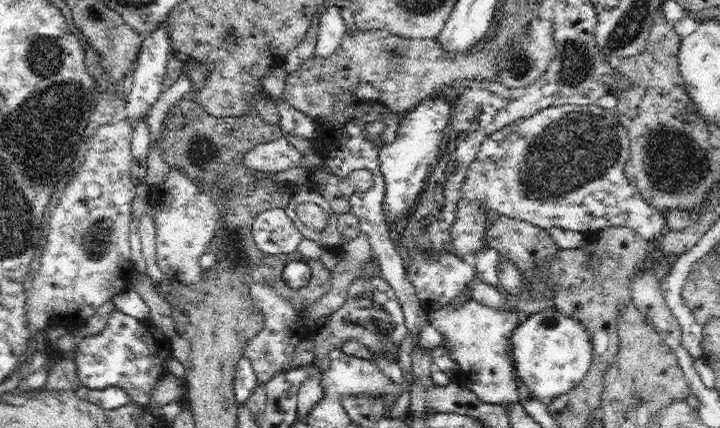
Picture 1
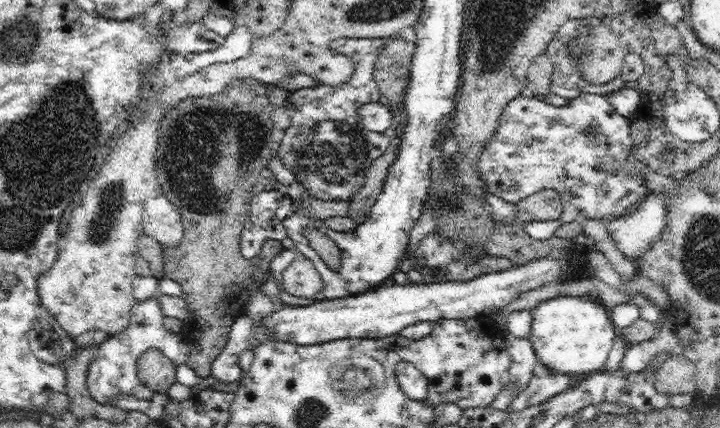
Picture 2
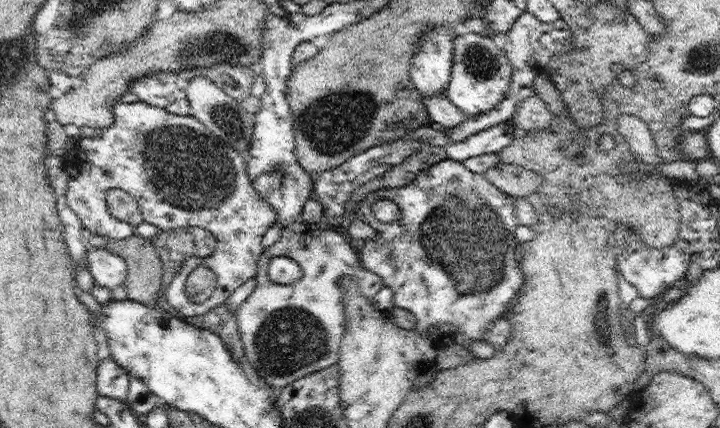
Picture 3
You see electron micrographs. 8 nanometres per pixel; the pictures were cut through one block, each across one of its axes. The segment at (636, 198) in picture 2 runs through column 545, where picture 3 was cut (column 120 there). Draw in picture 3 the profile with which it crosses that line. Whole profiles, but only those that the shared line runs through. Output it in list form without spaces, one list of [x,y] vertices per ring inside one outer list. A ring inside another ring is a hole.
[[[120,100],[113,104],[113,123],[108,128],[80,127],[80,135],[74,138],[76,148],[76,164],[80,174],[68,179],[66,200],[68,206],[78,214],[83,228],[107,238],[108,241],[124,239],[135,234],[136,221],[117,218],[111,214],[106,202],[108,189],[122,189],[132,195],[141,210],[141,220],[162,226],[162,224],[178,224],[178,226],[202,226],[208,229],[216,238],[216,246],[207,257],[186,257],[183,266],[172,282],[170,290],[165,291],[168,305],[180,316],[192,317],[208,313],[210,310],[224,305],[228,297],[242,284],[254,279],[257,265],[264,252],[262,239],[268,228],[276,223],[276,211],[270,203],[258,193],[254,183],[248,177],[246,161],[240,152],[226,144],[224,139],[212,134],[202,122],[191,114],[180,115],[168,112],[164,108],[152,106],[144,101],[124,103]],[[204,265],[210,268],[217,277],[217,286],[202,305],[195,304],[185,292],[185,284],[190,272],[196,266]]]

